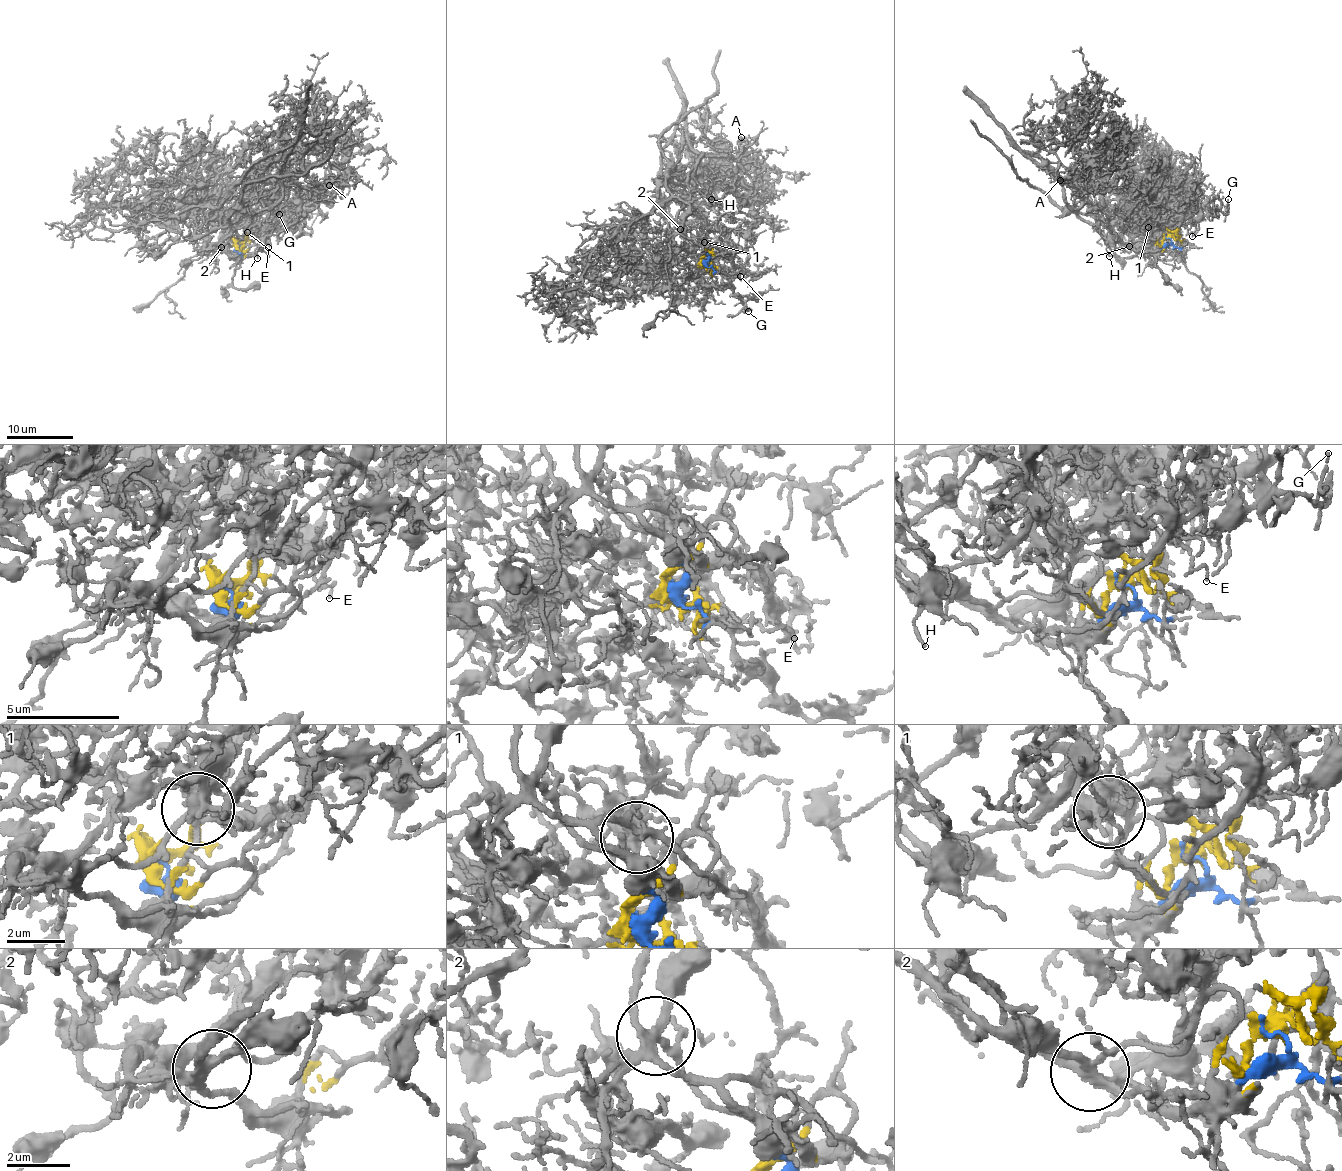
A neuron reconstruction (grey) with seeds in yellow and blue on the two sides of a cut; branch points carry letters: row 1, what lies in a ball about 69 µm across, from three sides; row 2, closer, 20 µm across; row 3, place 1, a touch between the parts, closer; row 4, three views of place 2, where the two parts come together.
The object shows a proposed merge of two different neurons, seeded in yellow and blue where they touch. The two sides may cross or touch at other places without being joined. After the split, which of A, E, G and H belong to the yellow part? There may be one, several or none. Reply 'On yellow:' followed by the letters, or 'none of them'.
On yellow: A, E, G

